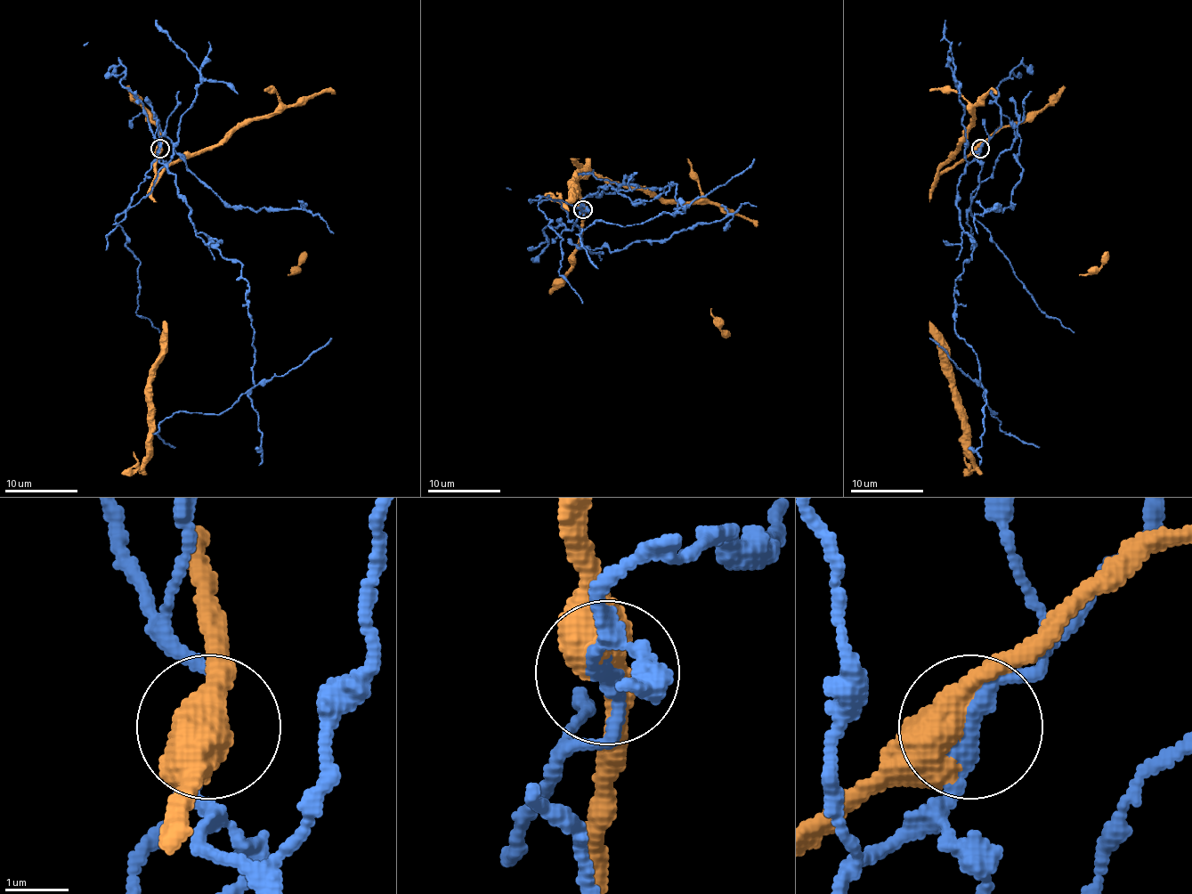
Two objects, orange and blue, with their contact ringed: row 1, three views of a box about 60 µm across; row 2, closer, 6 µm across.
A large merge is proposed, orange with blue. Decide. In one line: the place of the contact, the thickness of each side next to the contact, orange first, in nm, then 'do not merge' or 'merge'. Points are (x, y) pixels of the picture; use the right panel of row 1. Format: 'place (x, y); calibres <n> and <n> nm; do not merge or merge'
place (980, 148); calibres 600 and 280 nm; do not merge

